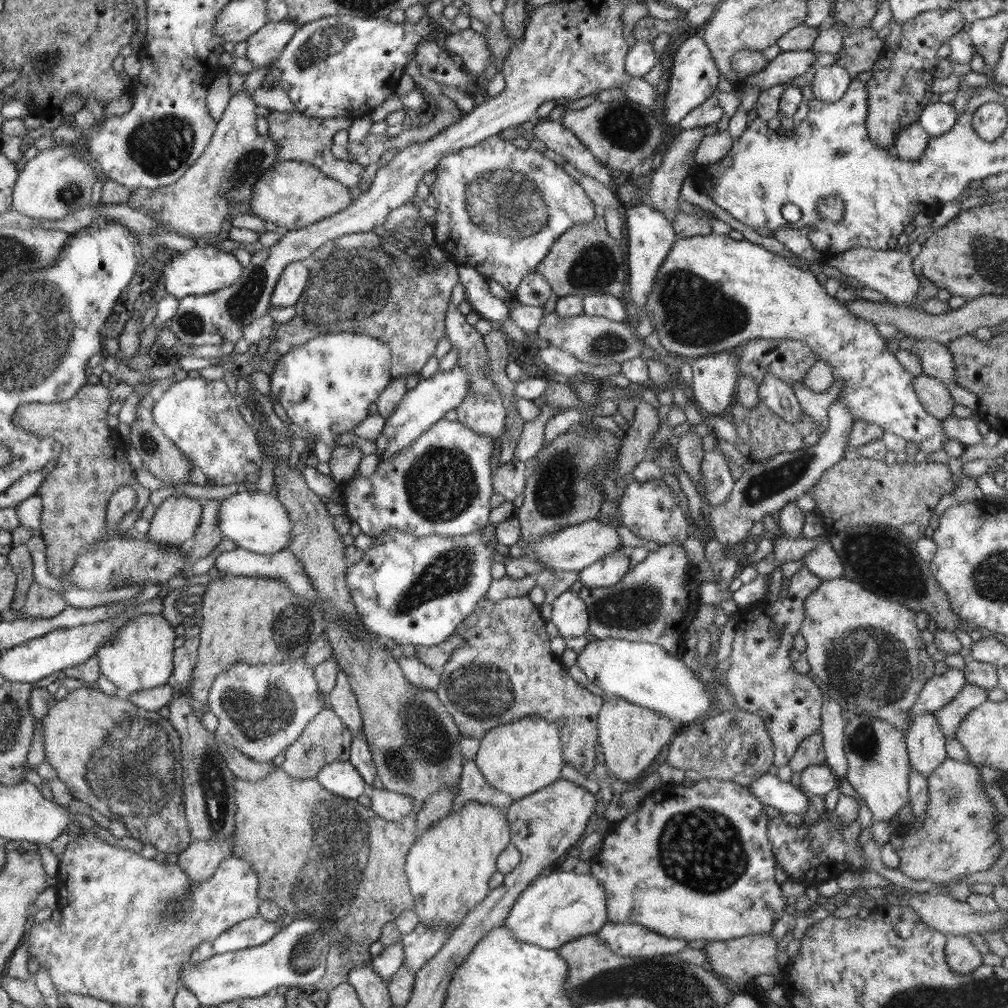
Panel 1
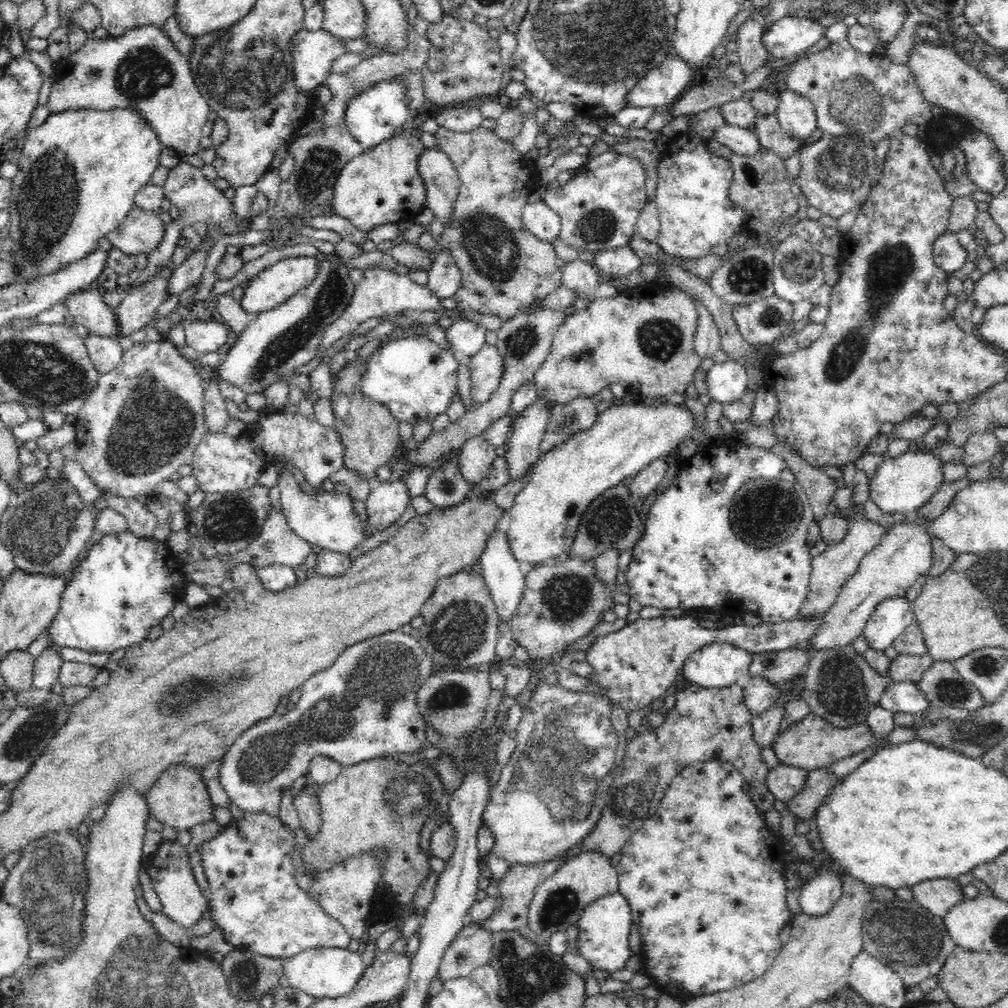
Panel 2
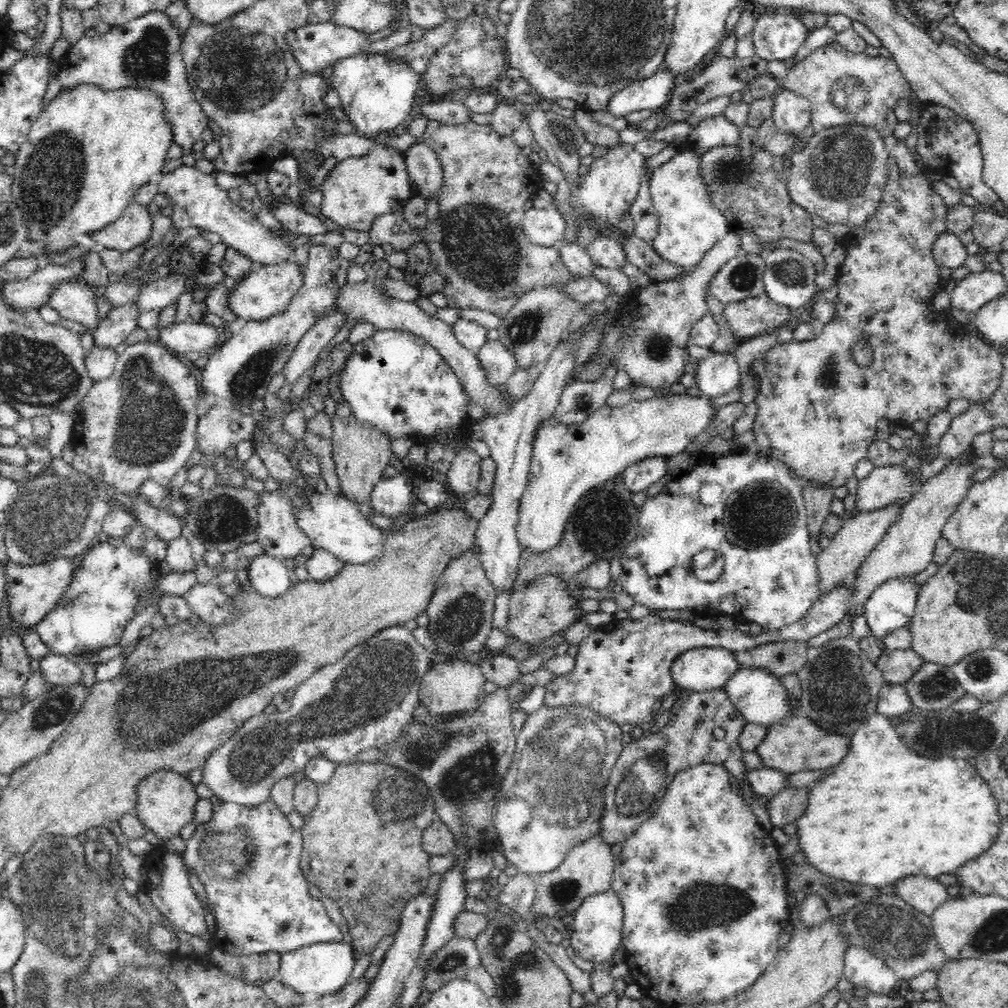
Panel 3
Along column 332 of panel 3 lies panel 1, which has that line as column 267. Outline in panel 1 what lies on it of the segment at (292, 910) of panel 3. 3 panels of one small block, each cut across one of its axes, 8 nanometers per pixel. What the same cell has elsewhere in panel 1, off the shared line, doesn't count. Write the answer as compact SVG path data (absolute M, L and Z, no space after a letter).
M258 912L254 918L245 919L223 932L216 938L213 945L215 954L233 953L268 942L282 928L282 920L277 917L275 922L266 922Z

